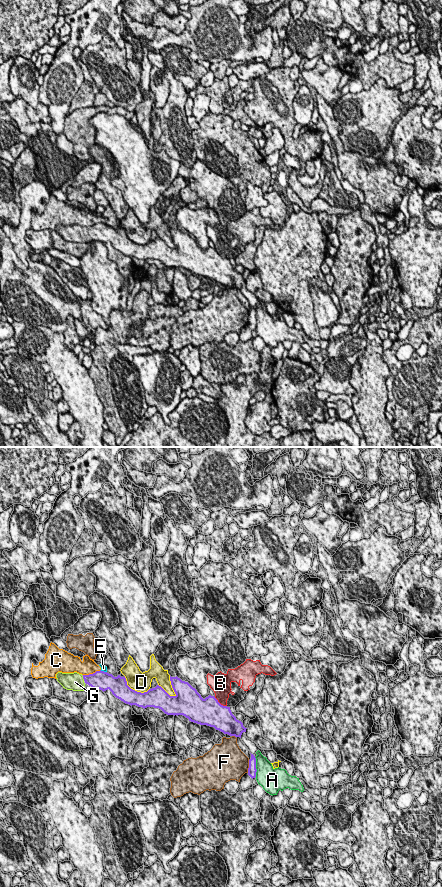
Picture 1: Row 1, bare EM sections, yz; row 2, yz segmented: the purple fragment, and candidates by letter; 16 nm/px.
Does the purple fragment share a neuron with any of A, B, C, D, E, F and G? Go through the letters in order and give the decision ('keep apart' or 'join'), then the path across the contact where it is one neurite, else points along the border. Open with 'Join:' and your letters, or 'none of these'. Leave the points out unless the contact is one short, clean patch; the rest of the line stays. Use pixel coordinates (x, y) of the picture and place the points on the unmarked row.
Join: G
A: keep apart
B: keep apart
C: keep apart; border along yz (100, 221), (83, 227)
D: keep apart
E: keep apart
F: keep apart
G: join; runs through yz (98, 232), (83, 230), (74, 233)

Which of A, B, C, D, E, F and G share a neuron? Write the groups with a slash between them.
A / B / C E / D / F / G

